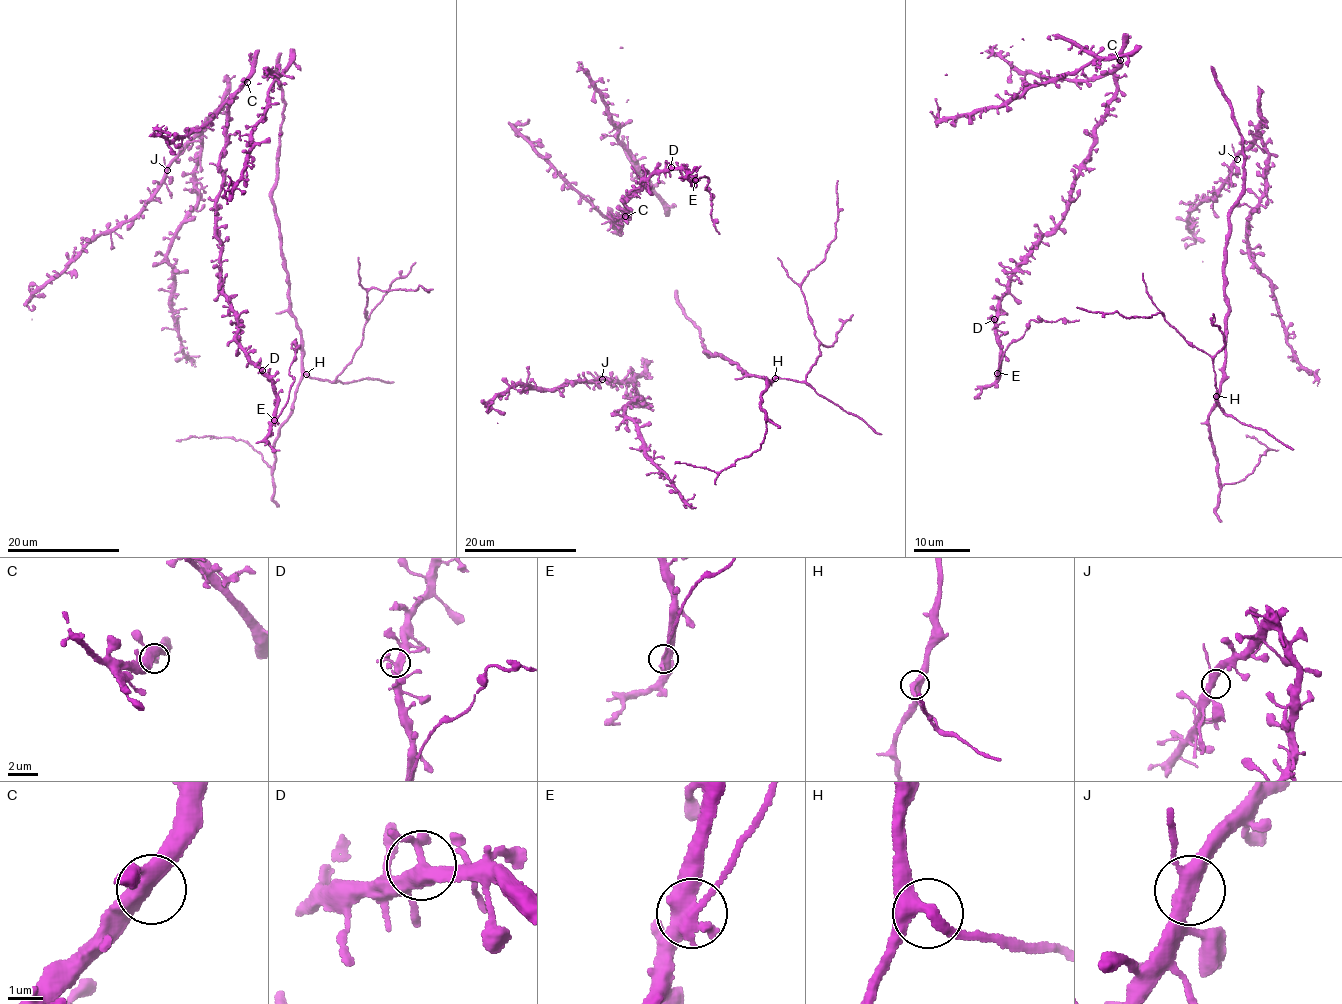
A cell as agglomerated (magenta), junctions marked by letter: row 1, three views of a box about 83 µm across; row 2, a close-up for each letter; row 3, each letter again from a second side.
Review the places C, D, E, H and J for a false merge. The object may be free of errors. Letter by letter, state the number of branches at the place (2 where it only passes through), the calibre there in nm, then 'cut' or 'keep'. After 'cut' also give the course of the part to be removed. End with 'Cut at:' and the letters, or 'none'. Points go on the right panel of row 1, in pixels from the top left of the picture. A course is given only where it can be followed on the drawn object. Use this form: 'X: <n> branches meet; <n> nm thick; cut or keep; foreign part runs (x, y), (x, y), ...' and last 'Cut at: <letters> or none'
C: 3 branches meet; 420 nm thick; keep
D: 3 branches meet; 360 nm thick; keep
E: 3 branches meet; 420 nm thick; cut; foreign part runs (997, 372), (1006, 346), (1023, 334), (1031, 320), (1079, 320)
H: 3 branches meet; 320 nm thick; keep
J: 3 branches meet; 380 nm thick; keep
Cut at: E

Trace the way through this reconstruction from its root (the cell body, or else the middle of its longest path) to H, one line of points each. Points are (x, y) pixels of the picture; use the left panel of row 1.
H: (278, 52), (277, 81), (284, 104), (271, 197), (291, 314), (300, 332), (306, 374)

